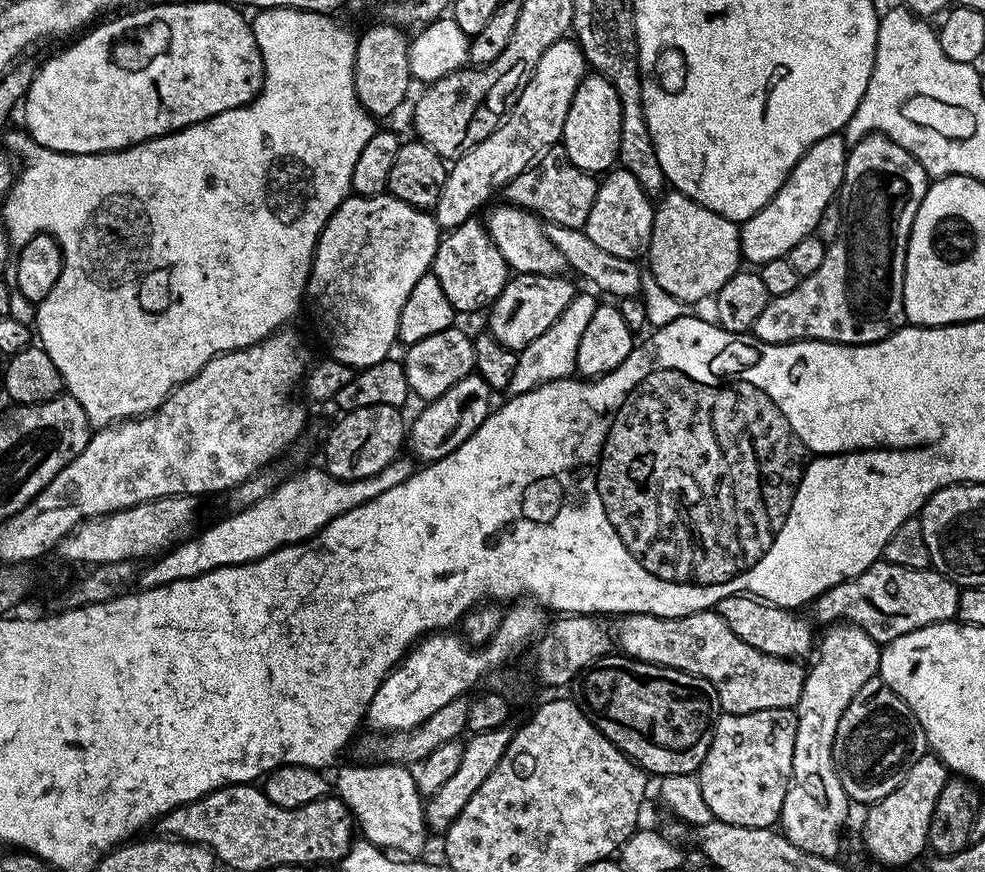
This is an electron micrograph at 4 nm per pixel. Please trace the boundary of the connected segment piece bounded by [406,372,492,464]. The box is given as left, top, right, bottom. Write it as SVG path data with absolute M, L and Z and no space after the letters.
M475 372L462 378L457 385L446 390L441 398L427 401L413 420L411 419L406 444L408 450L420 459L421 463L432 463L448 456L458 448L486 420L492 409L490 402L492 389Z

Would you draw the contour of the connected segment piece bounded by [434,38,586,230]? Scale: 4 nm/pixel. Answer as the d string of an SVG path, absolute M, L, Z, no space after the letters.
M575 39L556 40L550 46L546 46L546 54L538 58L536 71L524 81L514 103L500 124L486 138L482 138L478 146L466 150L466 154L451 161L448 177L442 186L442 194L434 209L436 224L440 229L451 230L473 219L477 215L476 211L480 207L483 209L489 203L487 200L491 198L492 192L499 193L514 177L531 168L548 149L555 148L561 143L566 126L566 114L570 114L572 99L585 75L586 61Z

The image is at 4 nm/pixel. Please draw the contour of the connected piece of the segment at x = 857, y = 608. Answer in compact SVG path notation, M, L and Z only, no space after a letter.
M881 558L862 574L816 597L810 605L810 612L813 612L811 615L817 625L853 624L870 634L876 644L883 646L919 628L955 621L960 593L961 589L955 582L938 571L894 566Z

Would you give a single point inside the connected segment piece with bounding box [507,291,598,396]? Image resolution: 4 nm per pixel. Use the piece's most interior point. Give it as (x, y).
(552, 356)

